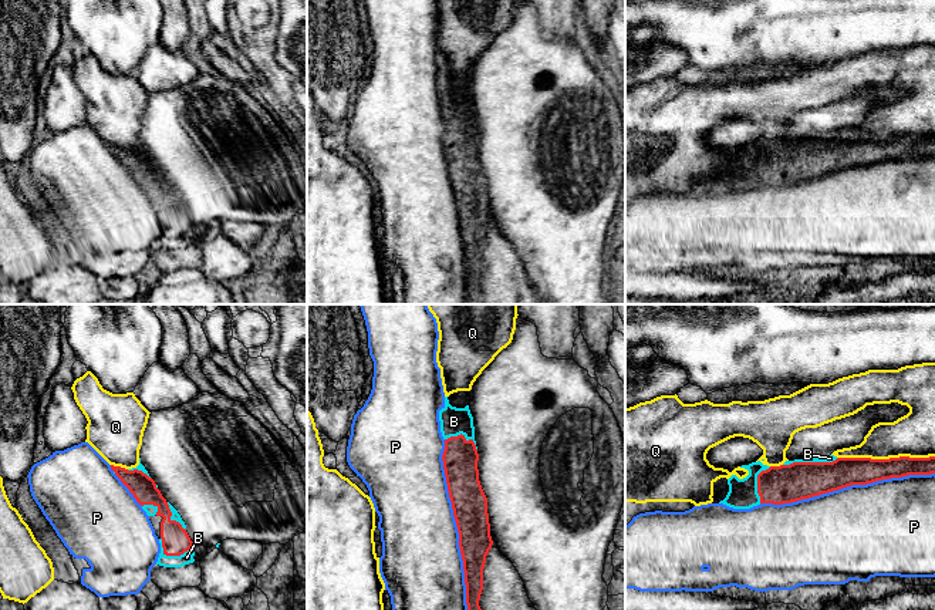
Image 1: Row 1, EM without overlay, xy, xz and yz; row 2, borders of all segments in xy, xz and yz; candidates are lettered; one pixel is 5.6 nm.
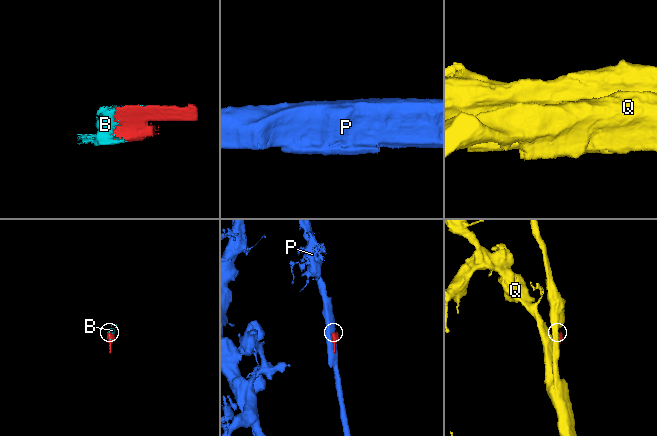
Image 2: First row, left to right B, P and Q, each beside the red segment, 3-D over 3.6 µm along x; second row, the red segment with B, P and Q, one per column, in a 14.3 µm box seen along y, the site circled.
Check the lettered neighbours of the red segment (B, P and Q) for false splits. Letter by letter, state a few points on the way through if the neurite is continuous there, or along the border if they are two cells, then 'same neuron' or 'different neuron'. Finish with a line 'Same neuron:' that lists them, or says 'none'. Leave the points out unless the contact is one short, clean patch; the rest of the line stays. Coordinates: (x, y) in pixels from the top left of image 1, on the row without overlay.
B: same neuron
P: different neuron
Q: different neuron
Same neuron: B

